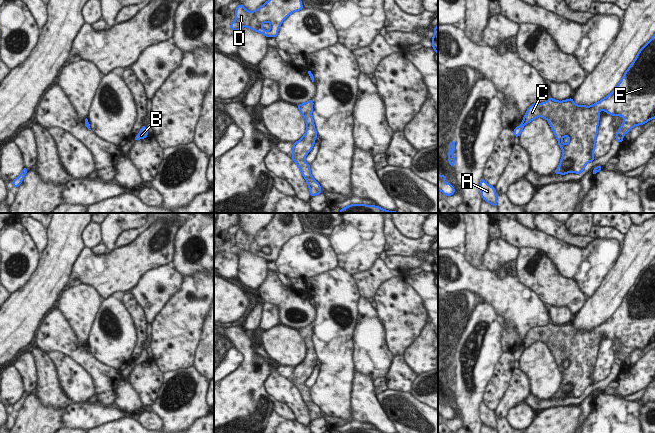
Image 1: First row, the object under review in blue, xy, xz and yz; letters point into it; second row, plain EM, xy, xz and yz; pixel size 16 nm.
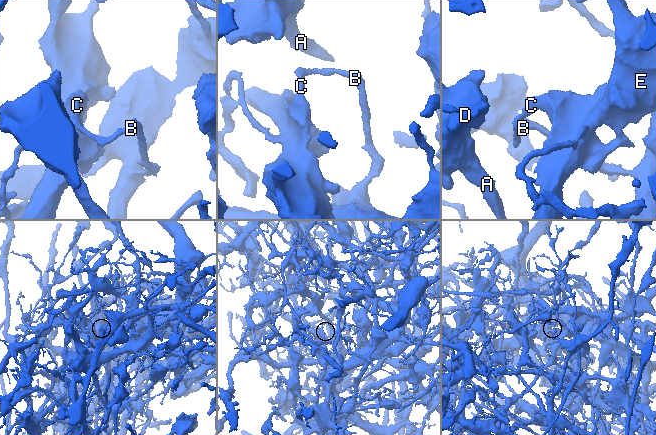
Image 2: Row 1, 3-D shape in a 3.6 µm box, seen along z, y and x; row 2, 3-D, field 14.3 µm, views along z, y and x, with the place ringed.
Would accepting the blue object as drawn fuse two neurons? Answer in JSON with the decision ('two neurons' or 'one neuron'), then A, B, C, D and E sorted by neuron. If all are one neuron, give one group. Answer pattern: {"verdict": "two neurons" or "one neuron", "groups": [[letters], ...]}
{"verdict": "two neurons", "groups": [["A", "C", "D", "E"], ["B"]]}

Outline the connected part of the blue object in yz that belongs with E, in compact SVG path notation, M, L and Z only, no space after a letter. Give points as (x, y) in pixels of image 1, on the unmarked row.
M655 258L640 273L635 284L630 288L616 312L601 325L591 330L584 330L576 329L573 326L573 322L557 325L550 321L548 325L532 328L527 333L523 341L523 347L528 348L539 340L546 343L555 361L558 363L558 369L562 372L562 382L554 398L560 397L565 399L571 396L580 398L584 395L588 386L594 385L593 377L601 333L613 341L620 339L624 343L617 356L617 358L622 360L634 350L643 349L655 342Z

